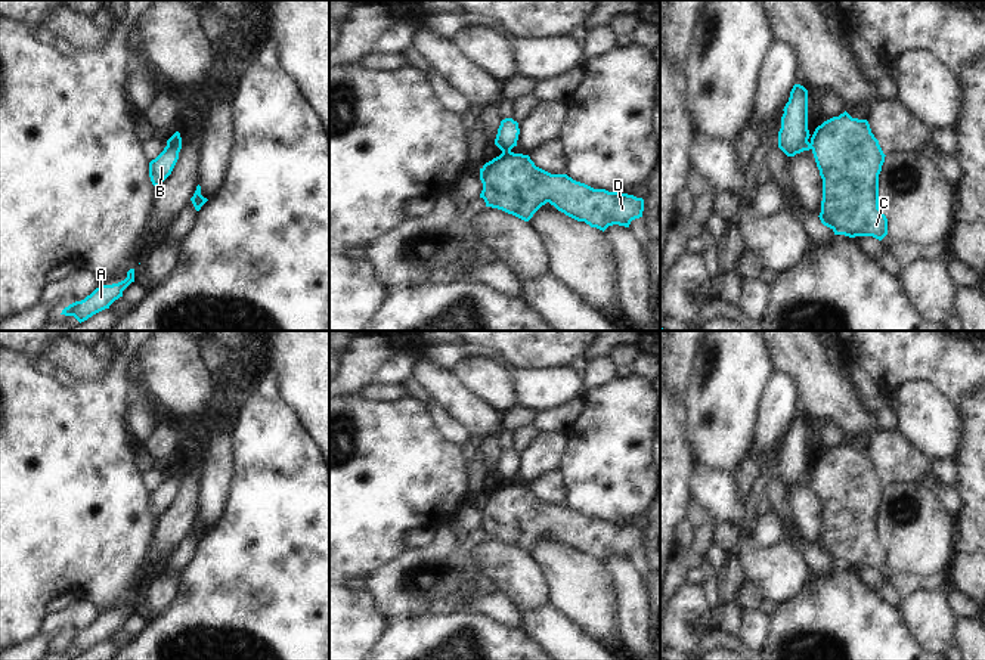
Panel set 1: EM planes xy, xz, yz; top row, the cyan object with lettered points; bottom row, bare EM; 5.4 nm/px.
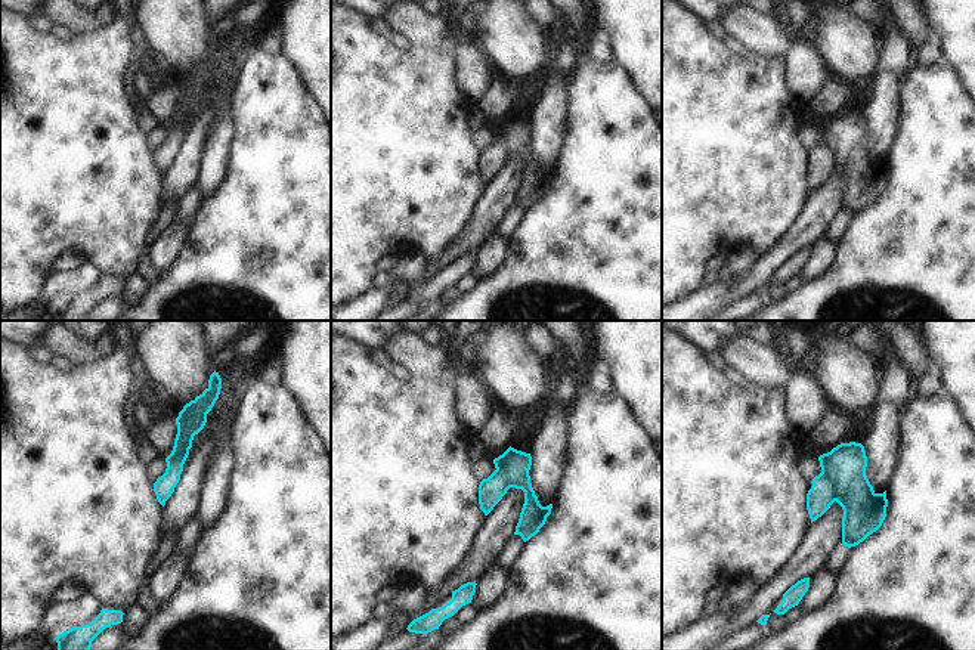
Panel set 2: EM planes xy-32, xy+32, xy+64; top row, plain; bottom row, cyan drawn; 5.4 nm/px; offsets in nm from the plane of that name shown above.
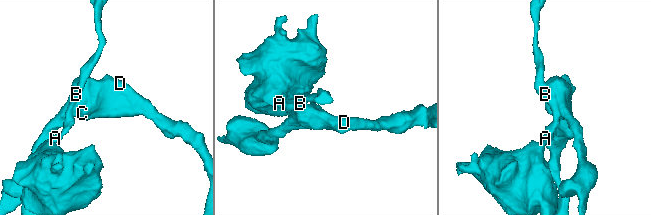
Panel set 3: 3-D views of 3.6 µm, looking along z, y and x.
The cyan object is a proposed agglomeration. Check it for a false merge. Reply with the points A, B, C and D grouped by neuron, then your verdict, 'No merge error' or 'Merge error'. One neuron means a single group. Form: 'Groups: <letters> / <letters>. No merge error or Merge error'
Groups: A B / C D. Merge error.

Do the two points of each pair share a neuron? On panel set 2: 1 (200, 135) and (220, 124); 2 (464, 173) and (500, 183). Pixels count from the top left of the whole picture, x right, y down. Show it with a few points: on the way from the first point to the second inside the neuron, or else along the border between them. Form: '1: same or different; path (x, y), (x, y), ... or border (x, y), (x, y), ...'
1: different; border (226, 102), (211, 127), (200, 161)
2: different; border (486, 185), (471, 217)

